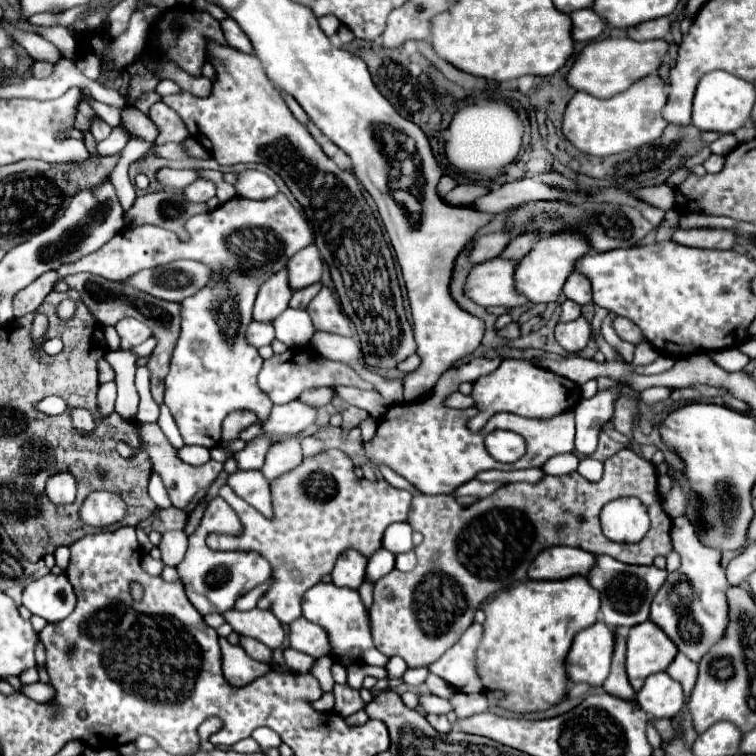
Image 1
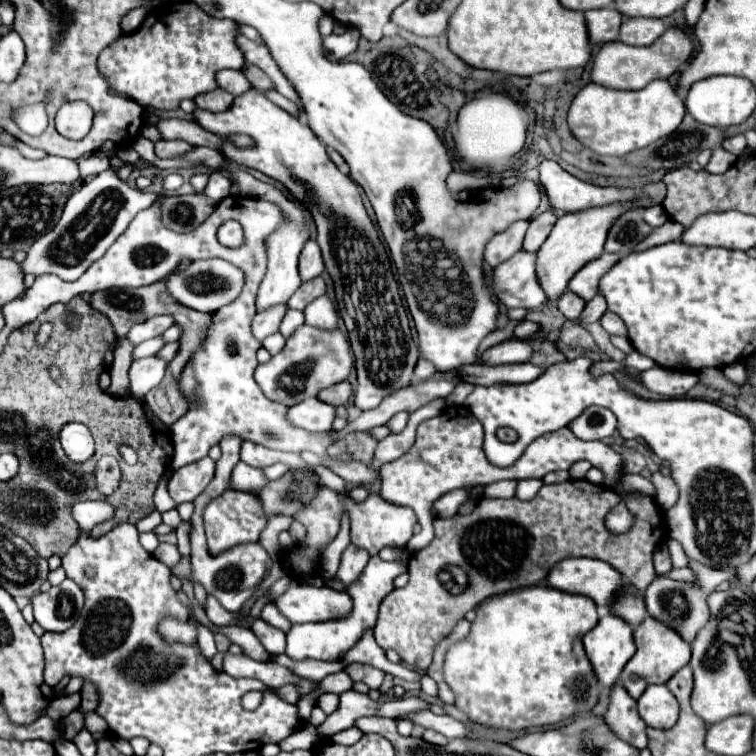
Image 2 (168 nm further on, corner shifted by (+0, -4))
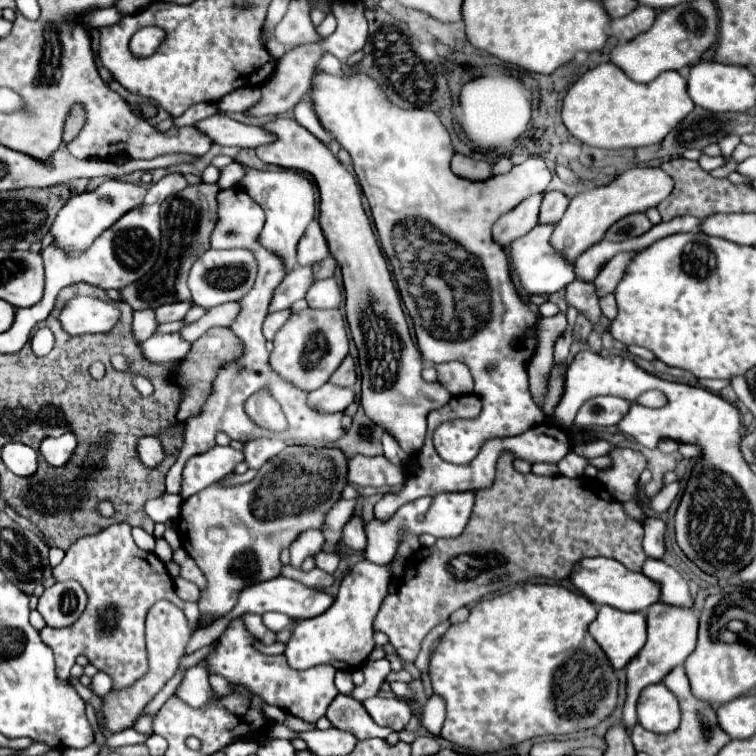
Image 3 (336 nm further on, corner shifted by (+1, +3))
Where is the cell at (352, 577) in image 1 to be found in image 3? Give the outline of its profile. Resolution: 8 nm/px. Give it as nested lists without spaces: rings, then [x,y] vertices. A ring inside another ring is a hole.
[[[351,516],[349,520],[347,520],[347,524],[343,526],[343,536],[341,536],[341,540],[349,546],[349,548],[353,548],[353,550],[357,550],[357,552],[363,552],[365,550],[365,544],[367,544],[367,538],[365,538],[365,522],[363,522],[363,518],[361,516]]]

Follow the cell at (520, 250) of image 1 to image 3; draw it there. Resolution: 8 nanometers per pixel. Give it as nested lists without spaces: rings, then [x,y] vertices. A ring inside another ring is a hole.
[[[561,190],[545,192],[539,222],[559,222],[569,206],[569,198]]]

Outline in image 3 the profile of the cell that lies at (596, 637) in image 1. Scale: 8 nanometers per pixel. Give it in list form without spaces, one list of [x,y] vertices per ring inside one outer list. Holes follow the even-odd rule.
[[[601,606],[589,626],[589,634],[603,648],[613,668],[621,670],[643,648],[647,638],[645,626],[643,612],[623,612],[613,606]]]

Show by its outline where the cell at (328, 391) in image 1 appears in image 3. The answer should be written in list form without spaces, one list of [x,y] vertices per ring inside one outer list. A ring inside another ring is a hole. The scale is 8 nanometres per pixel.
[[[351,354],[341,362],[341,366],[335,370],[335,374],[331,376],[329,382],[333,382],[333,384],[341,384],[341,386],[353,386],[353,384],[357,382],[355,360],[353,360]]]

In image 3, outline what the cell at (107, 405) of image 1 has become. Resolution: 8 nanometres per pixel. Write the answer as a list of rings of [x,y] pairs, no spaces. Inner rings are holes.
[[[147,308],[147,310],[135,310],[133,316],[133,332],[137,336],[137,340],[145,340],[151,338],[157,330],[157,318],[155,318],[155,310]]]

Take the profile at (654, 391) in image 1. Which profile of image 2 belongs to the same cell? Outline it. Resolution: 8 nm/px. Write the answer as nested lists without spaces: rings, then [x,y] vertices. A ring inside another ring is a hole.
[[[660,365],[644,371],[640,377],[642,377],[642,383],[652,393],[658,393],[658,395],[668,397],[668,399],[682,397],[684,395],[682,387],[692,387],[692,385],[698,383],[696,373],[692,373],[692,371],[666,369],[666,367],[660,367]]]

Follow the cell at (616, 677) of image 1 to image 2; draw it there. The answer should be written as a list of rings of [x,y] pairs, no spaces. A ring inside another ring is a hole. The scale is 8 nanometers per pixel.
[[[618,681],[610,691],[610,705],[606,711],[606,721],[610,723],[610,729],[622,739],[634,743],[634,747],[644,749],[648,745],[646,729],[648,725],[642,723],[642,717],[636,711],[636,699],[628,695],[624,685]]]

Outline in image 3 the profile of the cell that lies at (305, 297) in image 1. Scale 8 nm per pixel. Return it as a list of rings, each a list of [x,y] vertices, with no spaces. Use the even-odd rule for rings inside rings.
[[[327,256],[325,260],[321,260],[321,262],[313,264],[315,280],[319,280],[319,278],[329,278],[329,276],[333,276],[335,268],[337,268],[337,260],[335,260],[333,256]]]

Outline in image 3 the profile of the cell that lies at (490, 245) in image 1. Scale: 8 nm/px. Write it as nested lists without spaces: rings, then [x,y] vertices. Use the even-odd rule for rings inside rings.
[[[533,194],[525,198],[519,206],[515,206],[511,212],[503,214],[493,226],[495,242],[507,248],[517,236],[523,236],[525,232],[529,232],[539,220],[541,200],[543,200],[543,194]]]

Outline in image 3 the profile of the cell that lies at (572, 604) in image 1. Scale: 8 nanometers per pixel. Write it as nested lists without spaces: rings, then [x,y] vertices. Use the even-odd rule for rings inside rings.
[[[523,584],[523,586],[515,586],[511,592],[501,594],[493,600],[481,600],[477,602],[471,612],[469,618],[457,626],[451,626],[437,652],[431,658],[429,664],[429,676],[433,682],[433,692],[437,692],[443,700],[445,700],[445,722],[441,728],[441,736],[445,740],[449,740],[455,748],[463,748],[463,750],[475,750],[475,752],[497,752],[503,748],[511,748],[517,746],[529,738],[537,738],[537,736],[563,736],[563,734],[575,734],[575,732],[585,732],[595,728],[599,722],[603,722],[605,718],[609,718],[617,706],[617,690],[619,690],[619,678],[617,672],[613,670],[611,662],[605,656],[605,668],[603,668],[603,650],[601,646],[589,636],[587,626],[595,620],[597,616],[597,608],[591,600],[587,600],[585,596],[579,596],[563,586],[557,584]]]

